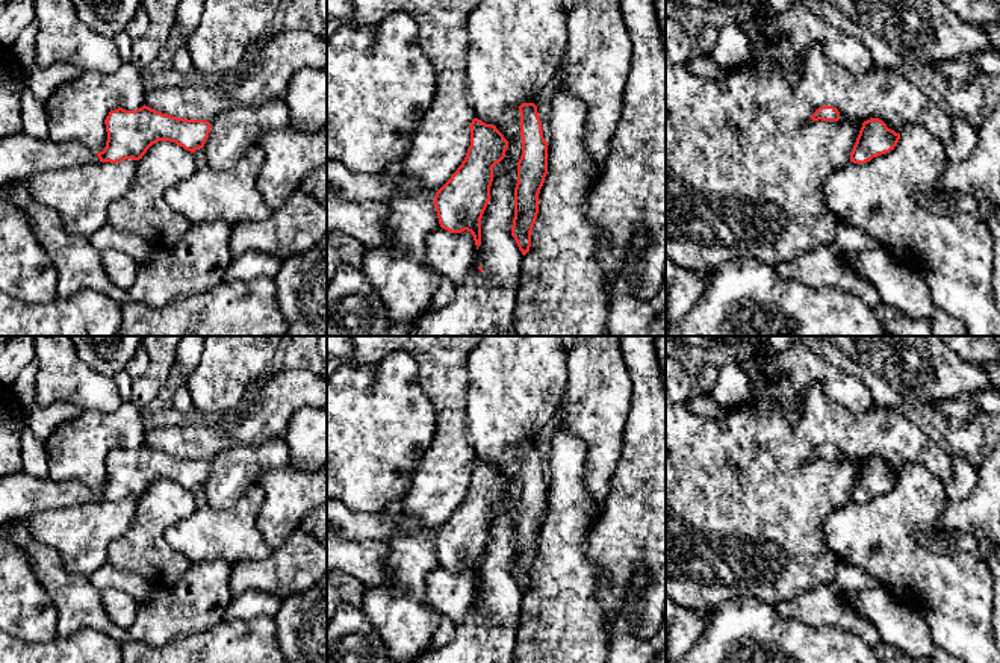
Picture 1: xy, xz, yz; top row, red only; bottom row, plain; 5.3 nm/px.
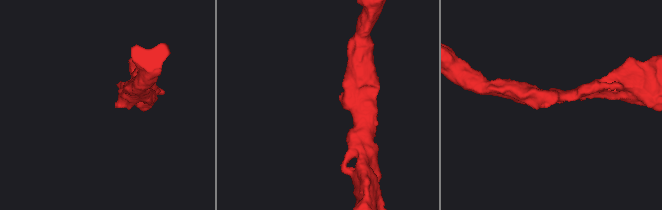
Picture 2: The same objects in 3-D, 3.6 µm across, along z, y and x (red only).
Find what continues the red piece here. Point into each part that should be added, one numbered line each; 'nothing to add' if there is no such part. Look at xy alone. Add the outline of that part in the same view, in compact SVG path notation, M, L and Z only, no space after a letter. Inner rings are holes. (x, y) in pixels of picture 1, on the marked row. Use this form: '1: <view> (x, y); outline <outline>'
1: xy (21, 156); outline M21 132L0 139L0 183L29 182L35 174L100 162L79 142L36 139Z

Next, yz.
nothing to add

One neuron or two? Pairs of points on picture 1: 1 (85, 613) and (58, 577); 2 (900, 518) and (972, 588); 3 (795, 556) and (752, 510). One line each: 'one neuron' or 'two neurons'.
1: one neuron
2: one neuron
3: one neuron

